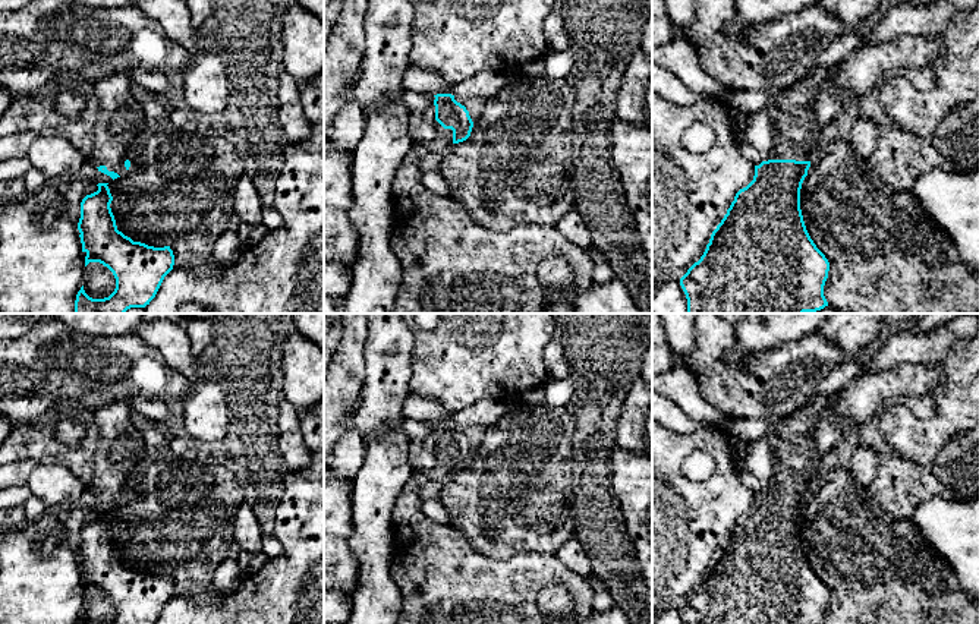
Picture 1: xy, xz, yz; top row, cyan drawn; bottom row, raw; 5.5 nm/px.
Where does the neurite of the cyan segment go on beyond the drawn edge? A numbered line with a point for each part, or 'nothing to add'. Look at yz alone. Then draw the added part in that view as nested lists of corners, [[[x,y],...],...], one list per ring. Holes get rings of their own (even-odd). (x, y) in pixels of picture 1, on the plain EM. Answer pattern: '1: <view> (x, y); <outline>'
1: yz (800, 441); [[[898,363],[882,372],[854,378],[835,394],[815,395],[768,435],[769,448],[775,457],[769,488],[809,489],[809,502],[813,480],[827,453],[853,435],[878,409],[901,397],[931,395],[934,387],[942,379],[944,371],[939,363]]]

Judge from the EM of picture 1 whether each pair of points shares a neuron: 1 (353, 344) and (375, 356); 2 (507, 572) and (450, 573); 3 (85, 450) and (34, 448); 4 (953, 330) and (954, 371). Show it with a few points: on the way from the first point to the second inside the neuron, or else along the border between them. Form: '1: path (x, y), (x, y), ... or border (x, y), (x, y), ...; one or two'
1: border (368, 328), (364, 352), (364, 385); two
2: path (493, 574), (465, 574); one
3: path (72, 453), (47, 450); one
4: border (963, 339), (953, 344), (940, 364); two

